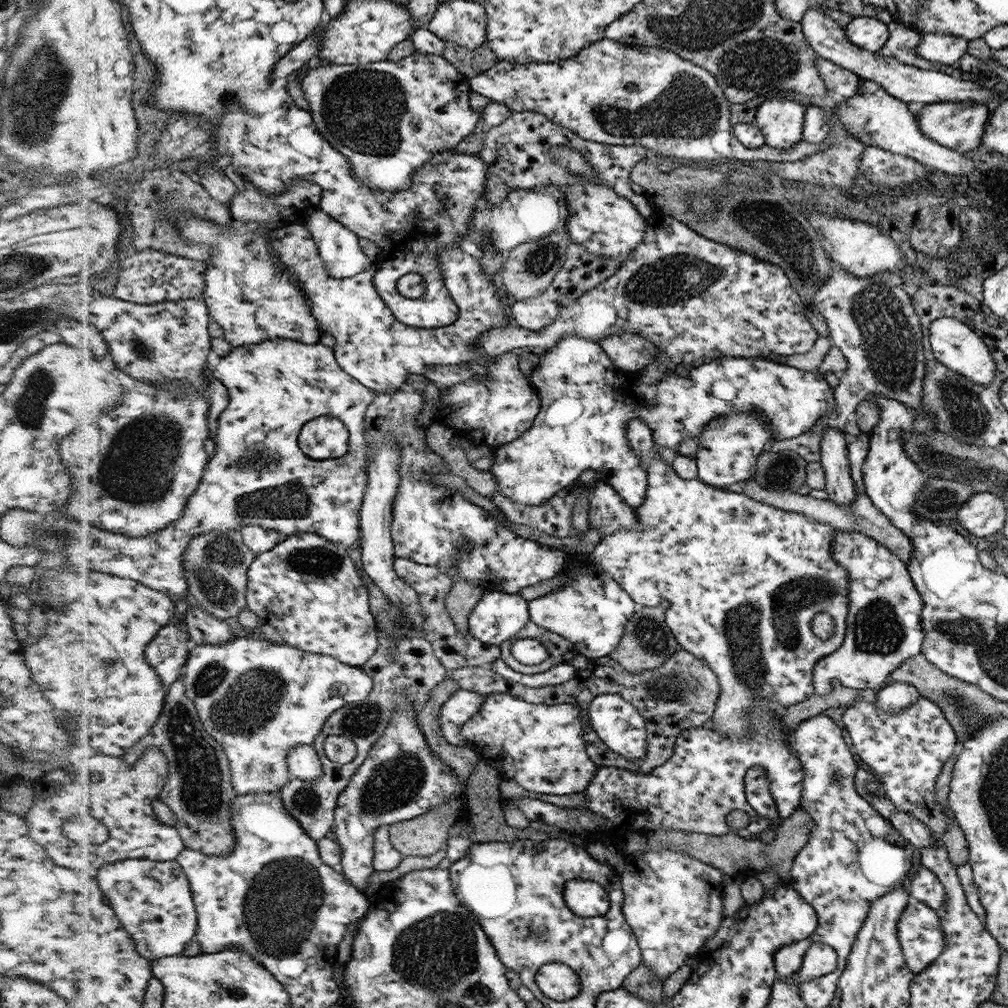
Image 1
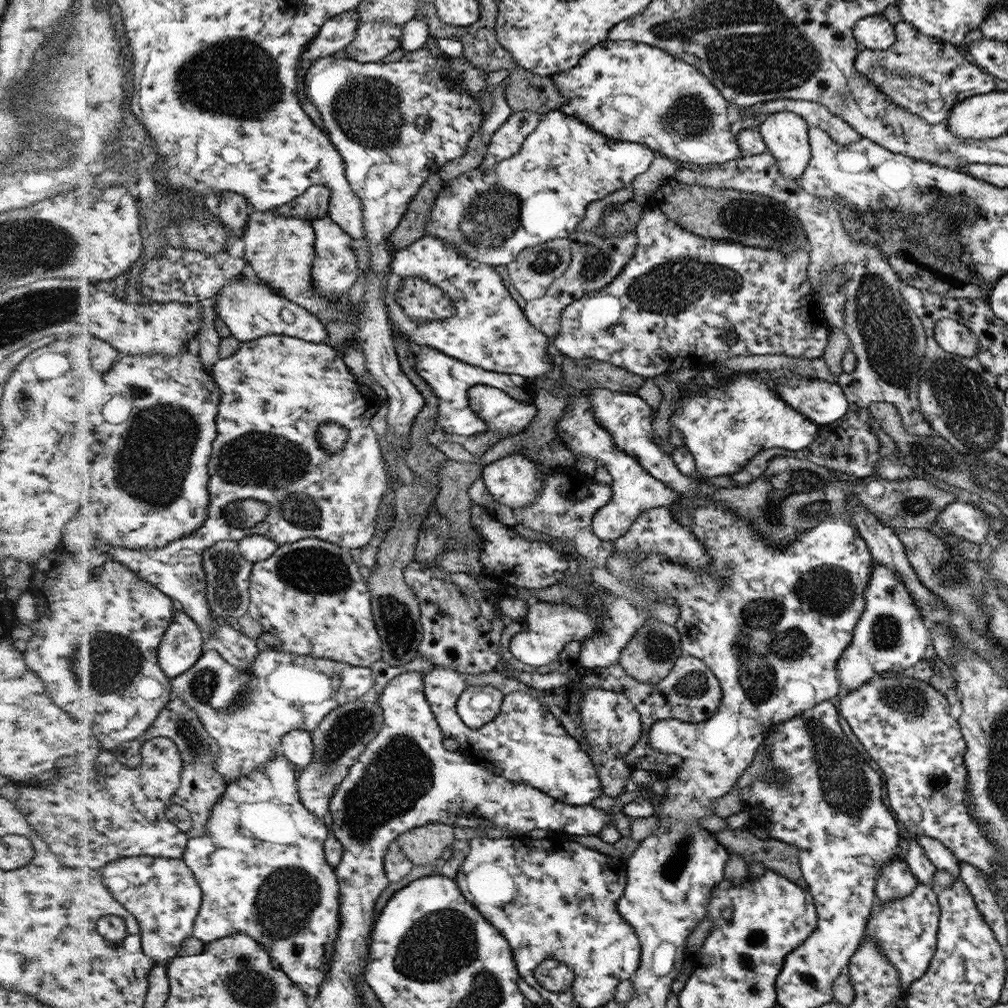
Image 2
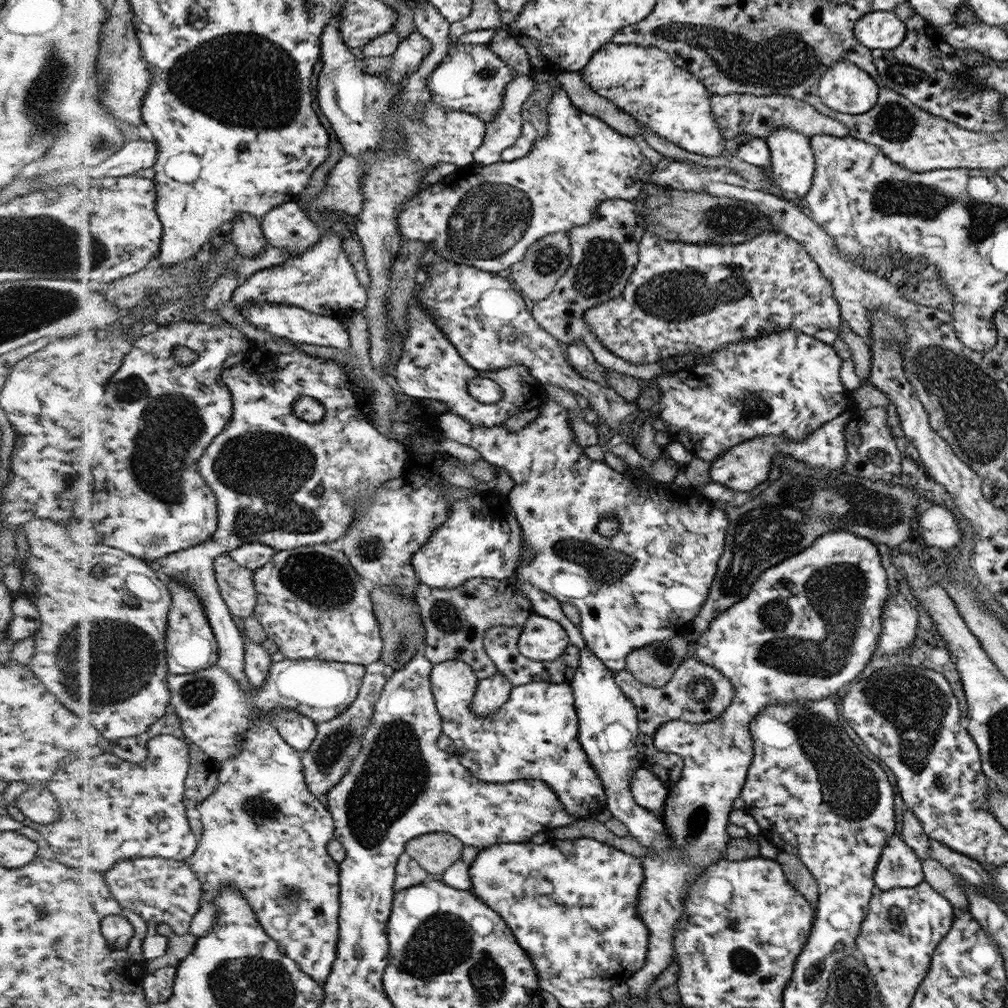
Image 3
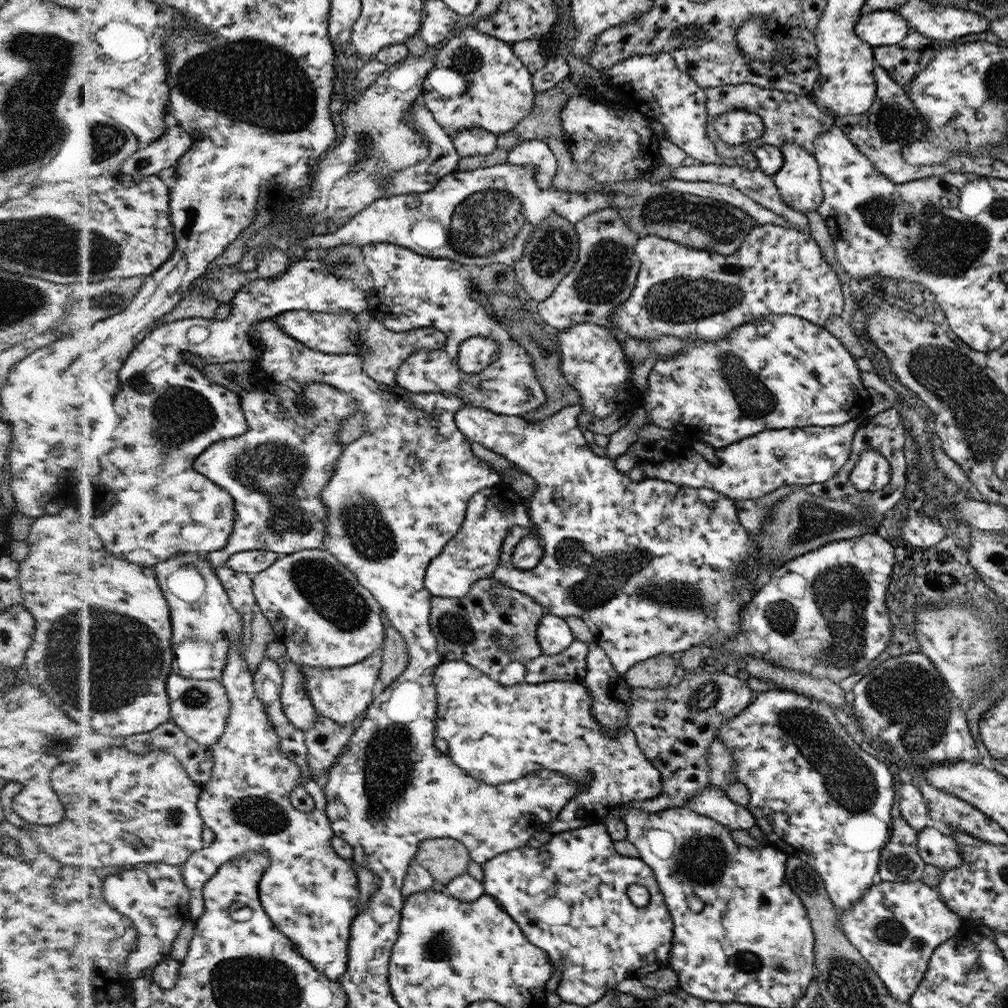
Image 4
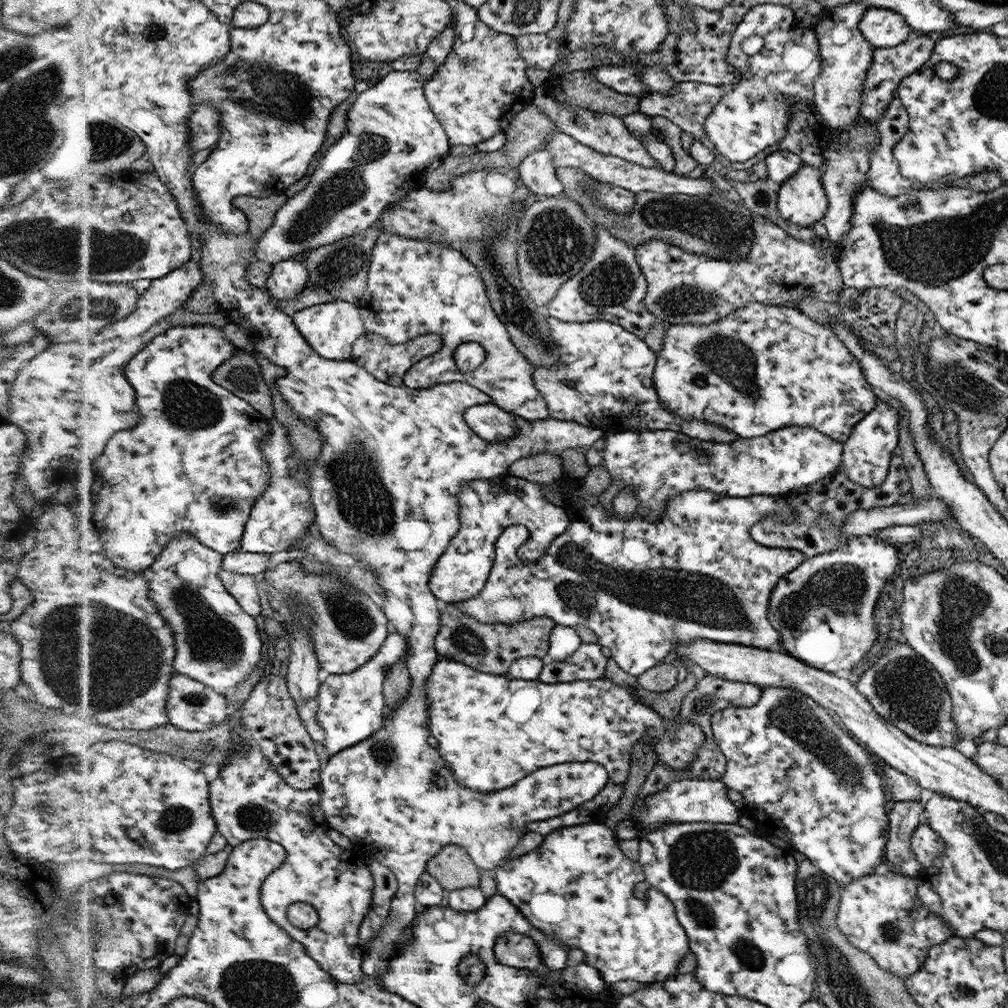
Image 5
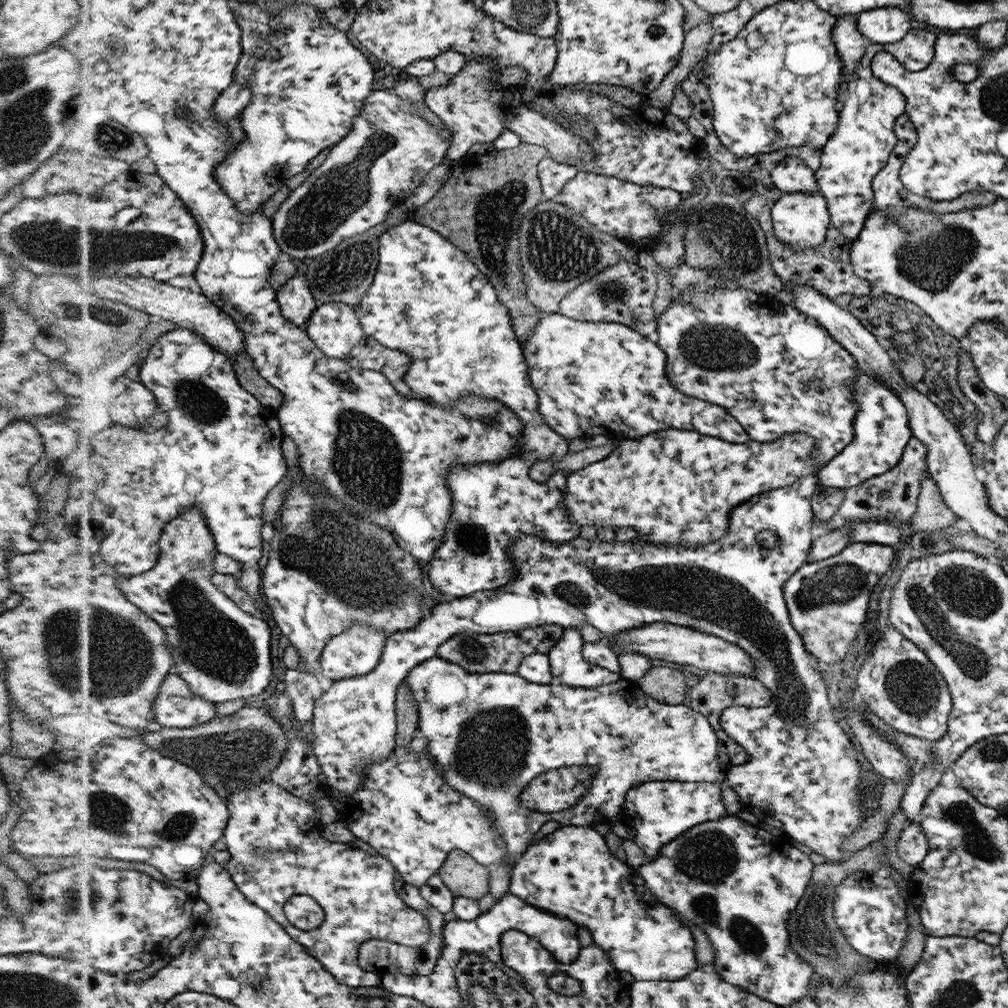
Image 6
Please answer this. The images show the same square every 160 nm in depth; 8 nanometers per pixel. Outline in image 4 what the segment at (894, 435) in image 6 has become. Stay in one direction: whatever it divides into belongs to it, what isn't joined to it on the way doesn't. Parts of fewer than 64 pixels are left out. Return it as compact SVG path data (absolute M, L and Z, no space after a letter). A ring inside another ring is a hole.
M865 450L857 461L849 479L860 493L877 491L890 484L891 464L877 450Z

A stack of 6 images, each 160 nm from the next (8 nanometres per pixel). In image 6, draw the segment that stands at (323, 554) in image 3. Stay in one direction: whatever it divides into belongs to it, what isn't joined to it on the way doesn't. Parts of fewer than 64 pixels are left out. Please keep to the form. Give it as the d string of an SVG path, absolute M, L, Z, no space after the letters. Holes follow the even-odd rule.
M361 622L352 624L351 627L344 629L328 641L327 648L324 649L322 656L322 673L333 682L338 682L374 672L382 660L384 640L386 640L386 635L378 627Z

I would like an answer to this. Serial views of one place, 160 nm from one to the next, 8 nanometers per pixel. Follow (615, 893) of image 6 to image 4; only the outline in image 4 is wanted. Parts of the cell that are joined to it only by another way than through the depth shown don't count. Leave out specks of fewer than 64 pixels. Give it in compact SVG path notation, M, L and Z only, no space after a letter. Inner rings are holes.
M602 822L581 829L556 833L546 844L538 848L526 845L512 849L499 854L498 857L491 858L490 861L486 861L481 865L483 870L481 882L486 888L486 894L495 898L496 902L499 902L500 906L519 923L523 933L527 936L528 942L547 951L547 957L550 958L553 970L561 974L560 982L555 992L557 992L562 1001L576 1004L576 1006L587 1007L590 1004L594 1004L594 1002L600 1000L609 990L614 989L619 982L626 980L626 978L639 979L645 974L656 973L659 970L670 967L671 950L675 947L674 922L672 922L671 913L667 907L666 896L660 890L654 871L638 855L622 855L616 849L614 842L611 835L608 834L607 826ZM631 884L640 884L640 886L644 886L644 888L650 891L650 904L648 906L639 907L630 902L626 891Z

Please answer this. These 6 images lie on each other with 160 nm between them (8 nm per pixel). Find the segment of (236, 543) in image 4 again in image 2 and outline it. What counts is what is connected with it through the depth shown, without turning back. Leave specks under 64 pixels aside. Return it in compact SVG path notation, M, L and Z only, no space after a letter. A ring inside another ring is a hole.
M284 335L262 337L258 340L245 342L239 352L234 356L221 359L215 366L213 374L215 380L223 390L223 401L221 402L221 411L218 420L219 437L216 439L214 453L209 466L212 475L209 517L202 525L202 528L196 530L196 532L193 532L191 535L183 536L180 540L171 542L164 548L152 547L151 549L134 550L128 547L117 547L110 543L89 539L92 541L93 547L99 548L101 552L107 552L114 560L123 562L134 572L145 577L148 582L151 582L154 586L160 587L160 590L163 590L168 596L178 600L179 605L183 607L192 618L199 622L199 625L204 631L208 632L215 631L218 622L216 622L214 616L212 616L213 608L207 597L208 577L206 567L204 566L203 555L206 549L211 549L217 542L223 540L232 539L241 541L247 536L252 536L256 533L273 538L280 546L294 544L295 542L300 542L307 538L321 538L325 541L336 543L338 546L345 546L346 549L358 551L362 546L368 545L376 534L375 520L379 512L379 504L381 503L383 494L389 489L387 484L391 479L389 470L387 470L388 465L384 463L384 456L382 448L379 446L379 439L376 439L377 435L372 427L370 427L370 419L377 412L383 401L374 391L361 383L358 378L351 373L350 368L343 361L343 357L328 343L308 342L306 339ZM327 422L341 424L344 428L347 428L349 432L345 447L338 452L328 452L321 446L321 442L319 442L319 428ZM280 752L272 762L265 764L263 768L259 768L256 772L243 776L236 782L230 782L226 795L214 807L207 834L191 839L183 859L195 871L204 891L203 909L201 910L199 920L195 924L195 938L208 944L220 939L232 937L233 934L238 934L239 932L248 934L248 937L252 937L262 943L271 952L272 958L278 963L279 968L287 972L290 978L296 984L299 984L299 987L310 998L314 999L319 996L324 983L328 980L328 972L330 971L331 962L335 955L334 944L338 939L338 933L341 929L340 897L335 867L328 862L327 850L325 849L328 835L331 834L330 821L327 818L320 818L317 814L310 812L308 807L304 805L299 789L299 773L300 770L297 768L297 764L288 760L288 757Z

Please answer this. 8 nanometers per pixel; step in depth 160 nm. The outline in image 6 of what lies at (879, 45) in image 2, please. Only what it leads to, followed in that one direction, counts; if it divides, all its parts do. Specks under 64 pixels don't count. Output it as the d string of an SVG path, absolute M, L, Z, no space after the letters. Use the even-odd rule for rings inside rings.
M895 6L872 9L858 14L857 18L860 32L876 44L903 40L912 29L910 14Z

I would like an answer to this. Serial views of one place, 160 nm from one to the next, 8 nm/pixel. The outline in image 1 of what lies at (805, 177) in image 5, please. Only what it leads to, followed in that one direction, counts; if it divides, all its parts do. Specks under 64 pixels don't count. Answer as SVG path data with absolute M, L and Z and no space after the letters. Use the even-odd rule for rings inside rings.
M774 94L756 107L754 125L764 135L766 145L777 149L787 149L802 141L805 116L805 108L788 94Z

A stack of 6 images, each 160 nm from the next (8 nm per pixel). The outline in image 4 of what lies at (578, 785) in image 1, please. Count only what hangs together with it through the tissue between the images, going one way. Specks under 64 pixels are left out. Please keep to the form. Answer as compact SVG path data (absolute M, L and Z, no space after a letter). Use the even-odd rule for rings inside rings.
M443 661L438 667L436 672L436 688L440 690L440 738L448 742L448 756L456 762L456 764L467 771L468 775L472 775L475 779L488 783L489 785L496 786L508 781L515 781L516 779L526 777L530 773L542 769L550 769L560 774L563 774L564 778L571 778L572 780L585 780L587 774L592 772L593 782L590 784L588 790L580 791L580 794L568 802L559 817L555 818L548 824L546 830L552 834L559 832L581 829L590 825L597 825L606 820L606 818L618 808L630 802L642 802L650 801L650 799L656 799L658 794L663 788L662 776L659 770L656 770L655 766L652 766L651 761L646 757L638 745L639 740L636 739L635 731L630 729L630 726L624 727L624 729L616 729L612 733L608 733L600 723L595 719L595 714L591 712L594 708L590 693L588 693L588 686L584 686L580 681L553 681L541 684L528 684L526 682L520 682L514 686L504 686L498 683L495 677L484 675L482 671L477 670L476 667L470 666L463 661Z

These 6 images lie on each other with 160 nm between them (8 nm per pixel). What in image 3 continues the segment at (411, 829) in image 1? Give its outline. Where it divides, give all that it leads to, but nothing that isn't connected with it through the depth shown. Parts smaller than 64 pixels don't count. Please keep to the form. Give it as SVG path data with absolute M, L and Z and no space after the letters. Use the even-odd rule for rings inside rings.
M428 833L408 841L405 852L428 873L442 874L461 859L464 845L453 834Z

